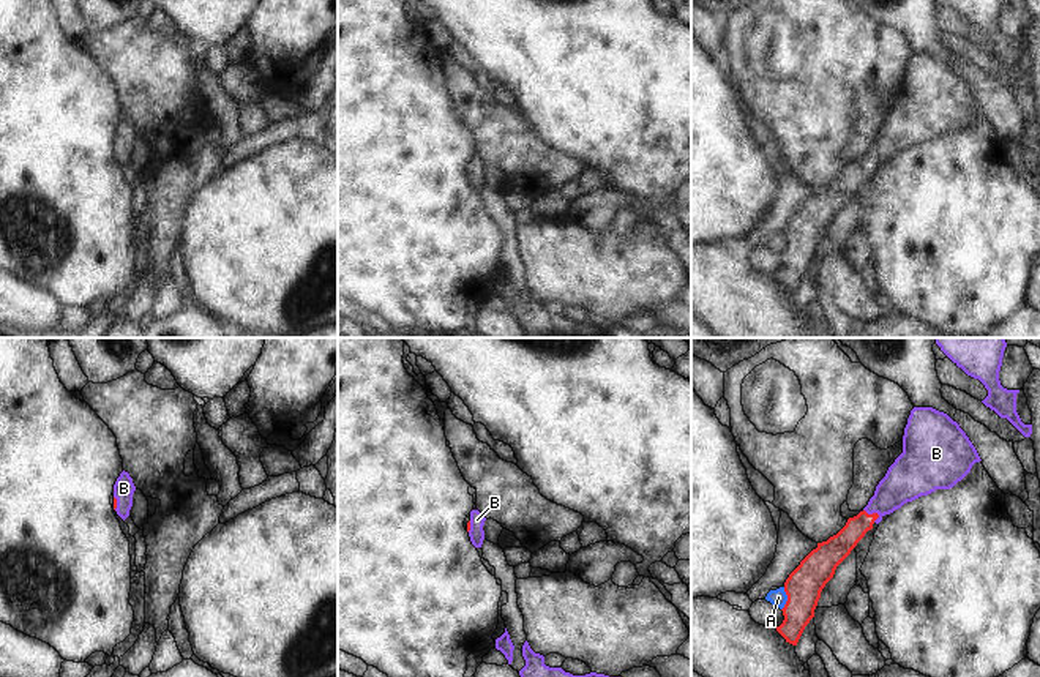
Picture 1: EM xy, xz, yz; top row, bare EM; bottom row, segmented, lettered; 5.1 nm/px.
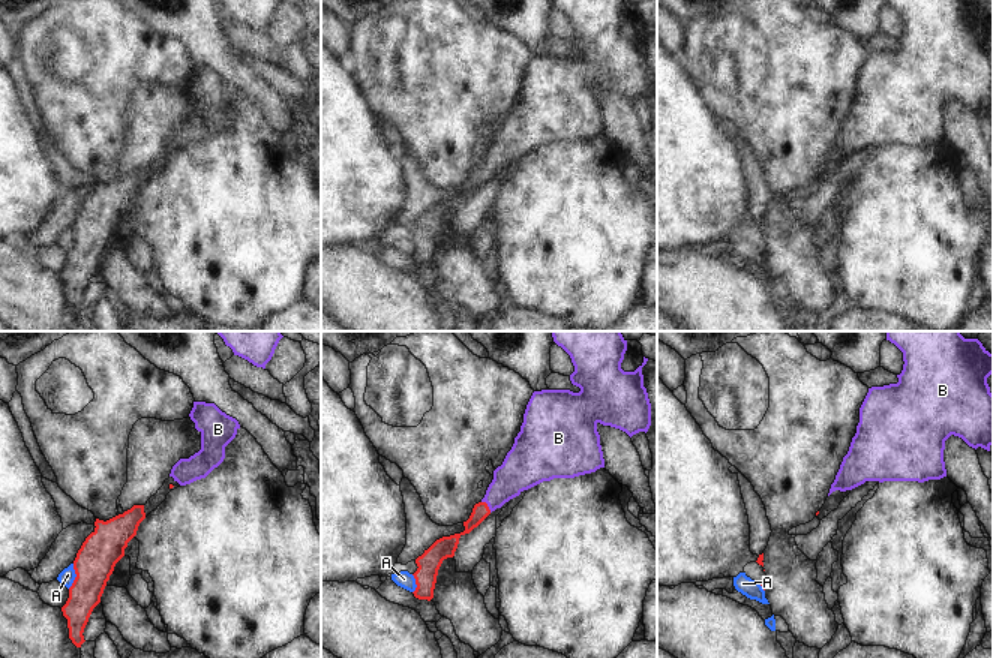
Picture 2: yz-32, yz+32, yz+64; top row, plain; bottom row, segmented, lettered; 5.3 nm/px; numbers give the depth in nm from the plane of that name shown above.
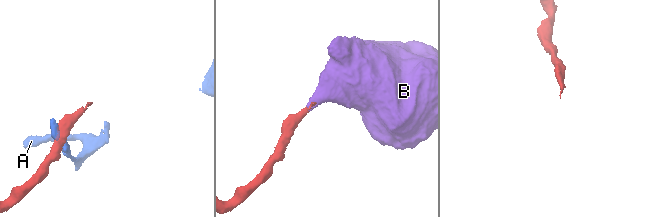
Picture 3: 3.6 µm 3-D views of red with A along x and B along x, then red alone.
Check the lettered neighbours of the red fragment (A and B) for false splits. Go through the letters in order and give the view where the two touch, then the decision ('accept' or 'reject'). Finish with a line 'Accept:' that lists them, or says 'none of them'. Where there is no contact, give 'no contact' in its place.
A: meets red in yz; reject
B: meets red in yz; accept
Accept: B

